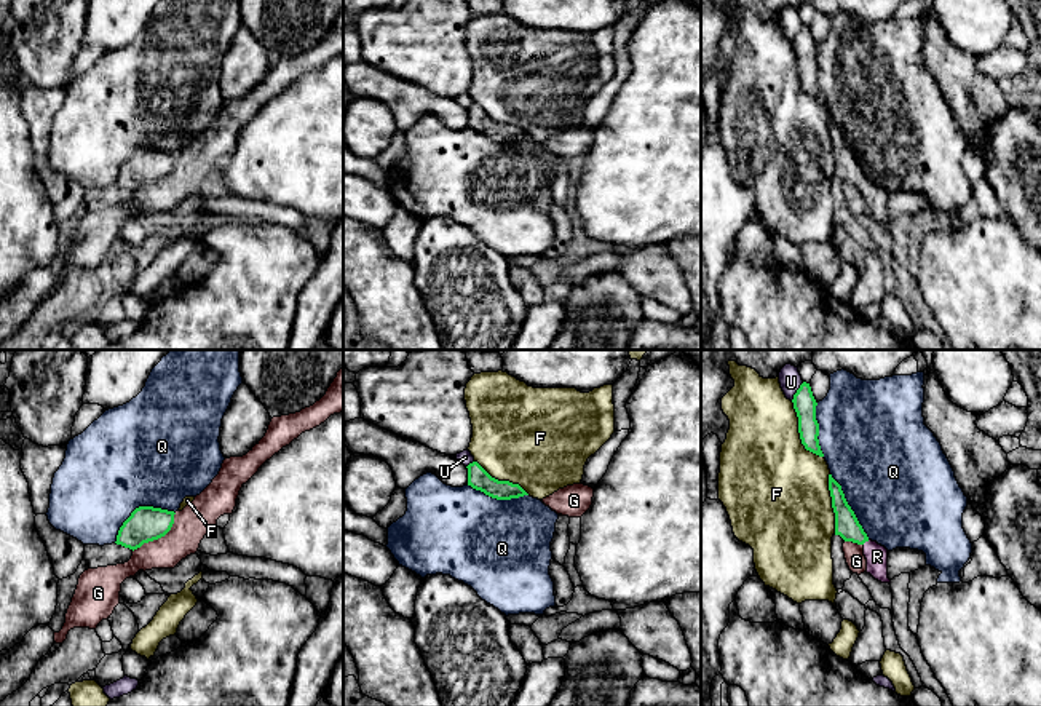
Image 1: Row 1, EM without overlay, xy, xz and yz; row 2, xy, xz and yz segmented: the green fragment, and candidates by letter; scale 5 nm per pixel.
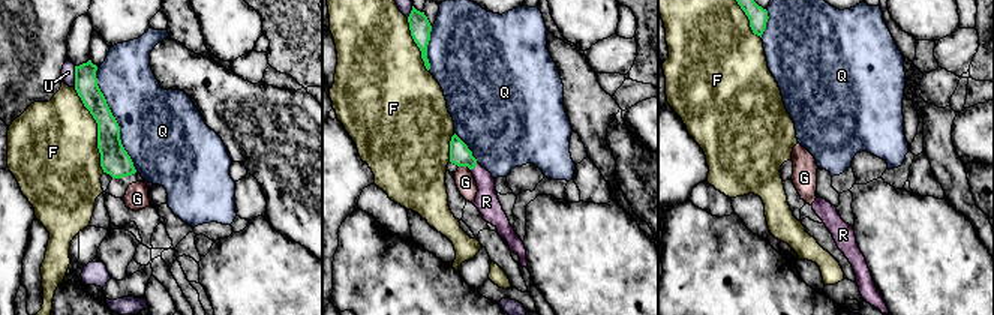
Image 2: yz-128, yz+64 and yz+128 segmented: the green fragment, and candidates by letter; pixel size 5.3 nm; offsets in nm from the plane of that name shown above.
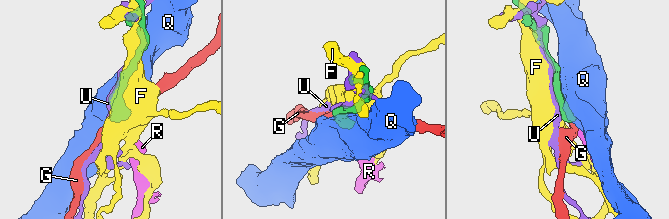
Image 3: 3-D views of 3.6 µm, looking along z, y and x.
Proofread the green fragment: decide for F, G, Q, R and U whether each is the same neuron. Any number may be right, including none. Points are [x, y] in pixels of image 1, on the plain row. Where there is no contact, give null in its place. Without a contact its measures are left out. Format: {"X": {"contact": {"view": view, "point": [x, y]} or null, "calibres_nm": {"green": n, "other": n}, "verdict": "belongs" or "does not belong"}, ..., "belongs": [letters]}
{"F": {"contact": {"view": "yz", "point": [799, 74]}, "calibres_nm": {"green": 110, "other": 440}, "verdict": "does not belong"}, "G": {"contact": {"view": "xy", "point": [158, 179]}, "calibres_nm": {"green": 180, "other": 170}, "verdict": "does not belong"}, "Q": {"contact": {"view": "xy", "point": [139, 149]}, "calibres_nm": {"green": 180, "other": 500}, "verdict": "does not belong"}, "R": {"contact": {"view": "yz", "point": [866, 182]}, "calibres_nm": {"green": 120, "other": 110}, "verdict": "belongs"}, "U": {"contact": {"view": "yz", "point": [797, 34]}, "calibres_nm": {"green": 110, "other": 110}, "verdict": "does not belong"}, "belongs": ["R"]}

